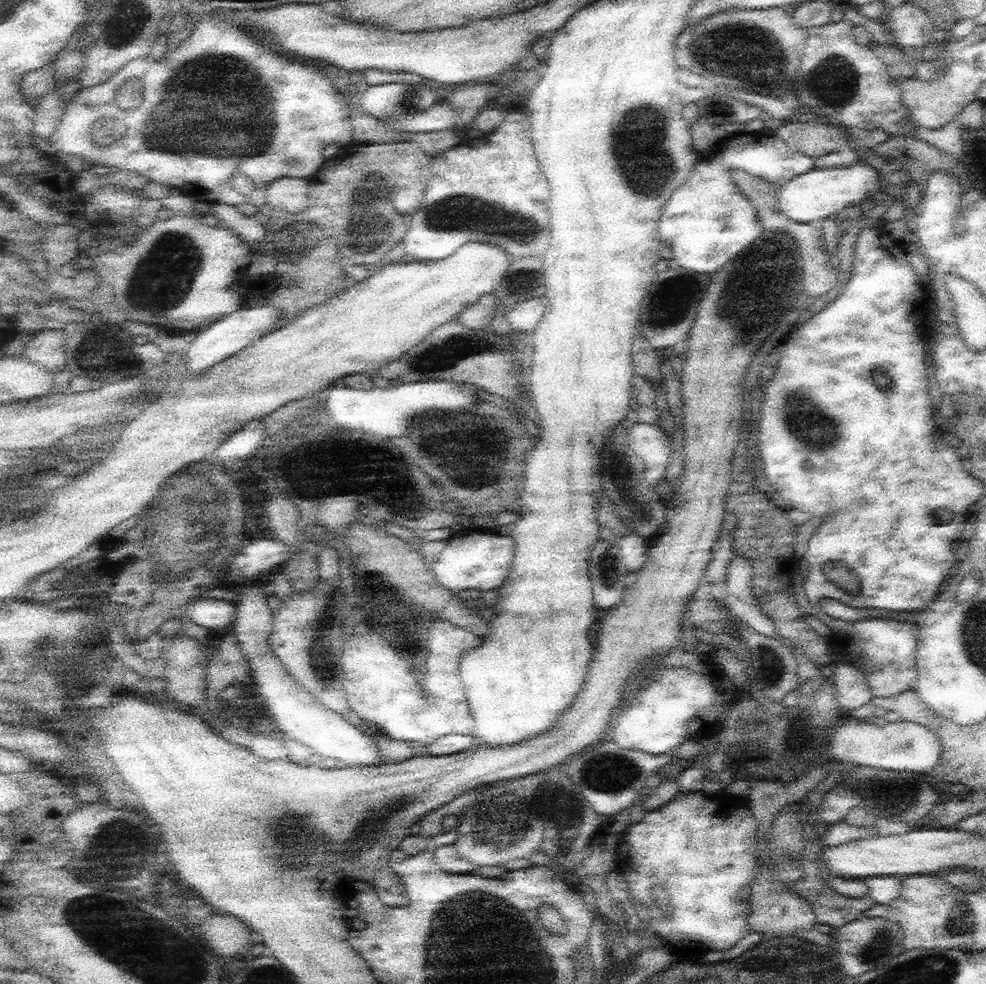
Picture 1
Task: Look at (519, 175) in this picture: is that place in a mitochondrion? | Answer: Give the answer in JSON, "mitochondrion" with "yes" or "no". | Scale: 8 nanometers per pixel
{"mitochondrion":"no"}

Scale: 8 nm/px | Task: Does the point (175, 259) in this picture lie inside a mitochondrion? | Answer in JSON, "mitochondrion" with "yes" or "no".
{"mitochondrion":"yes"}

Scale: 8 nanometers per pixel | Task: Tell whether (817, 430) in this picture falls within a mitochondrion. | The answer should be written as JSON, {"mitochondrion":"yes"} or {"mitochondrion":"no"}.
{"mitochondrion":"yes"}

